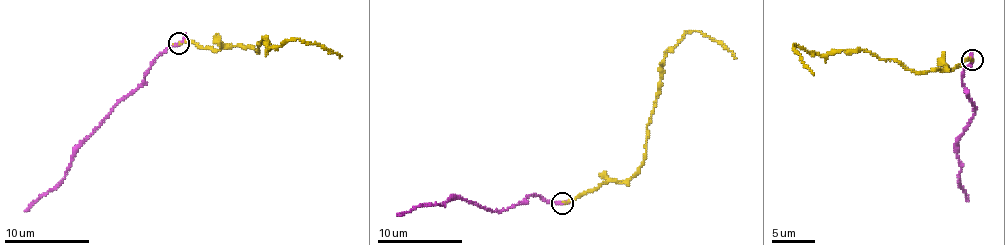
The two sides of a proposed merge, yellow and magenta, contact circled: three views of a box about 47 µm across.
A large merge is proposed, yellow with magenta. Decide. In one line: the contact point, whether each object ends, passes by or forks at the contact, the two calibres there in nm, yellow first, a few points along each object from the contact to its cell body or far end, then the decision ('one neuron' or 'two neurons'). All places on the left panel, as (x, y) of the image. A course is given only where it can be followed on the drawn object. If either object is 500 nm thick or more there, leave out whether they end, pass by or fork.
at (179, 43); yellow ends there; magenta passes by; 190 nm thick on the yellow side, 160 nm on the other; yellow runs (179, 43), (218, 50), (241, 44), (258, 51), (257, 42), (266, 37), (269, 48), (299, 38), (341, 56); magenta runs (179, 43), (164, 50), (144, 81), (115, 106), (77, 149), (67, 174), (25, 211); two neurons

